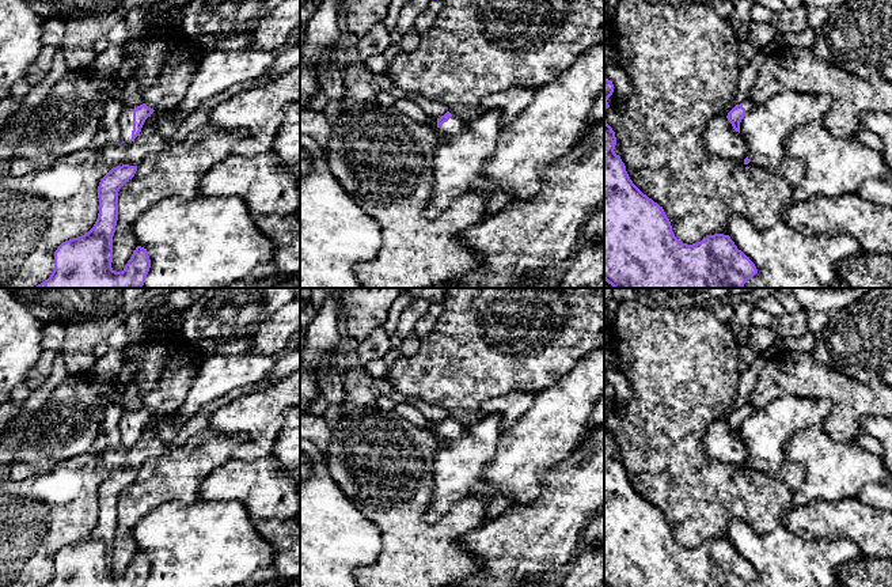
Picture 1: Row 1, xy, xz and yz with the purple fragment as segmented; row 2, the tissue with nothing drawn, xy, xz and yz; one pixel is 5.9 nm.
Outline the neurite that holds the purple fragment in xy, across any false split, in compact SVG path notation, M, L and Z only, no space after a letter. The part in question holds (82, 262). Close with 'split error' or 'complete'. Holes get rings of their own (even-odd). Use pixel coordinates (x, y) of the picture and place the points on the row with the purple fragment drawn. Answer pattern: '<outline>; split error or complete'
M122 164L100 179L99 213L94 227L57 247L50 277L35 288L143 288L151 268L147 249L137 246L122 272L111 268L118 192L136 171L137 166Z; complete

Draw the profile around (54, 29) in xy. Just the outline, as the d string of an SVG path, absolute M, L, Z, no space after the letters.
M46 18L43 23L42 43L54 46L56 49L62 48L62 38L67 26L61 19Z

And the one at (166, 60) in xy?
M155 20L141 38L128 41L124 50L124 58L137 60L132 75L138 82L144 103L155 111L178 106L204 54L205 50L190 42L172 20Z

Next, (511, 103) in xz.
M509 88L502 92L485 96L479 102L482 113L498 110L502 114L502 125L515 121L532 102L538 88Z

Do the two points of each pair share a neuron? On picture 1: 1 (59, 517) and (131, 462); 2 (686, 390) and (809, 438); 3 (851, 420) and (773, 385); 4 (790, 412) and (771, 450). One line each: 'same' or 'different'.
1: same
2: different
3: same
4: same

